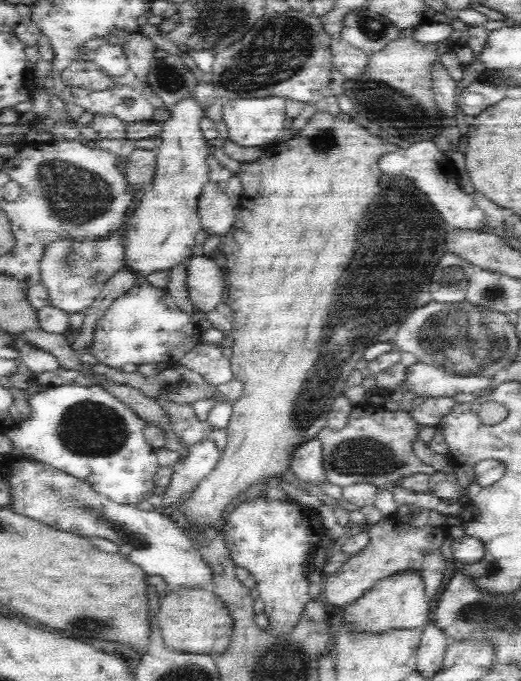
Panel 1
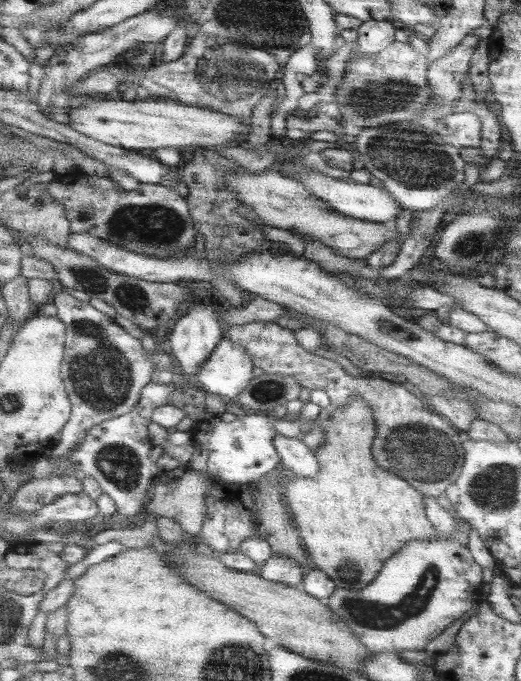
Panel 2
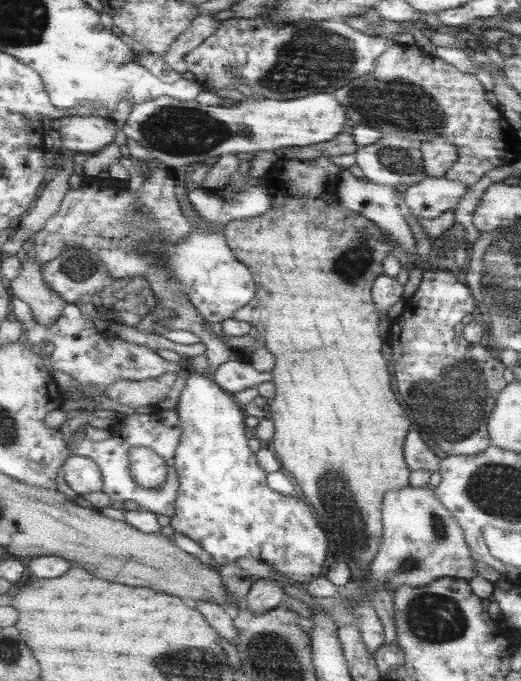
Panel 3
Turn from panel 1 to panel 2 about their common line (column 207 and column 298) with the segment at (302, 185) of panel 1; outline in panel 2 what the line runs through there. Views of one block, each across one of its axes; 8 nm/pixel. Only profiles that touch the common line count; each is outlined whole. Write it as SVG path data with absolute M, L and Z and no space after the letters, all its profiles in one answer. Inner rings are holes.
M351 402L345 410L331 412L327 422L327 442L317 450L317 460L321 472L315 478L289 478L285 484L285 502L289 504L295 524L303 536L305 550L309 552L311 564L317 570L329 574L339 588L349 592L365 590L373 584L381 568L389 558L393 558L399 548L407 550L413 542L437 542L437 528L429 520L429 508L423 494L415 490L415 484L409 484L401 476L395 476L387 470L381 470L373 458L373 442L377 438L377 426L373 422L373 412L361 402ZM363 546L375 546L375 556Z

